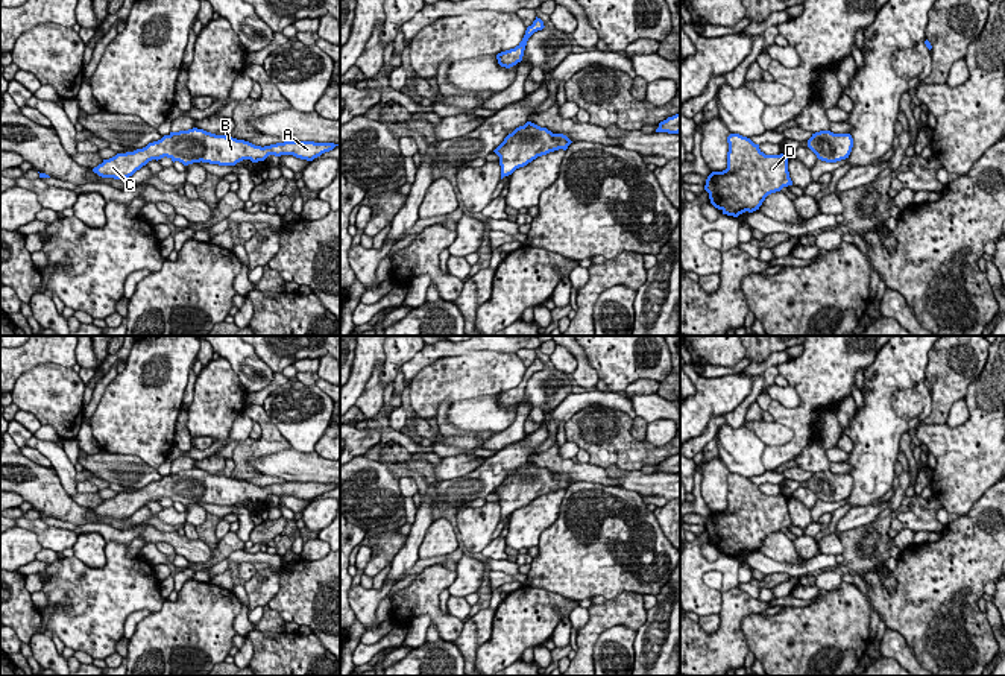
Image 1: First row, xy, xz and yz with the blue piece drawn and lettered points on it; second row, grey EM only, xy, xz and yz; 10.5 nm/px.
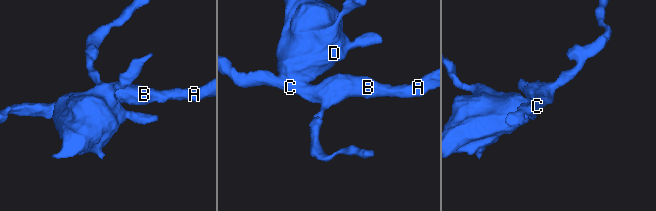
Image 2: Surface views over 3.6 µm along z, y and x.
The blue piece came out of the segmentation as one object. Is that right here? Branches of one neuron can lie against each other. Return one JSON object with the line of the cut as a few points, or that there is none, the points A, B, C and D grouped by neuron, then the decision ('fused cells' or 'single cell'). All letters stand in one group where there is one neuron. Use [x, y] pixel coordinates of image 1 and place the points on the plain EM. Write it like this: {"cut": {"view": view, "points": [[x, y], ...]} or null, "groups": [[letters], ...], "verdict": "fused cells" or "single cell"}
{"cut": null, "groups": [["A", "B", "C", "D"]], "verdict": "single cell"}

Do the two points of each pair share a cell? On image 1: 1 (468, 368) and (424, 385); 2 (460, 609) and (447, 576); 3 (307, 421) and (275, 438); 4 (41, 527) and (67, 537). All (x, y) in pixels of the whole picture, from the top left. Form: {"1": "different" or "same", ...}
{"1": "same", "2": "different", "3": "different", "4": "same"}

